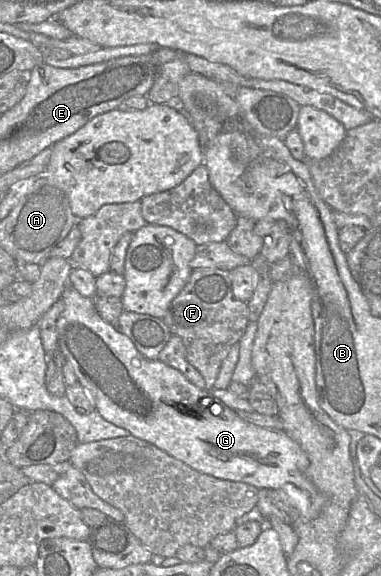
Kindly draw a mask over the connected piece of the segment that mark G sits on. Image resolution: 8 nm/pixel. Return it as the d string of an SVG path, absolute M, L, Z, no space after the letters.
M68 285L62 294L64 310L57 320L58 349L77 376L78 383L92 399L95 410L108 422L127 430L182 461L192 469L215 478L244 482L260 489L280 489L301 520L316 519L327 504L326 496L306 476L309 459L300 445L287 433L270 430L241 419L235 410L211 396L209 390L192 384L177 369L160 360L149 360L135 347L129 337L118 332L101 318L95 299L81 295Z

